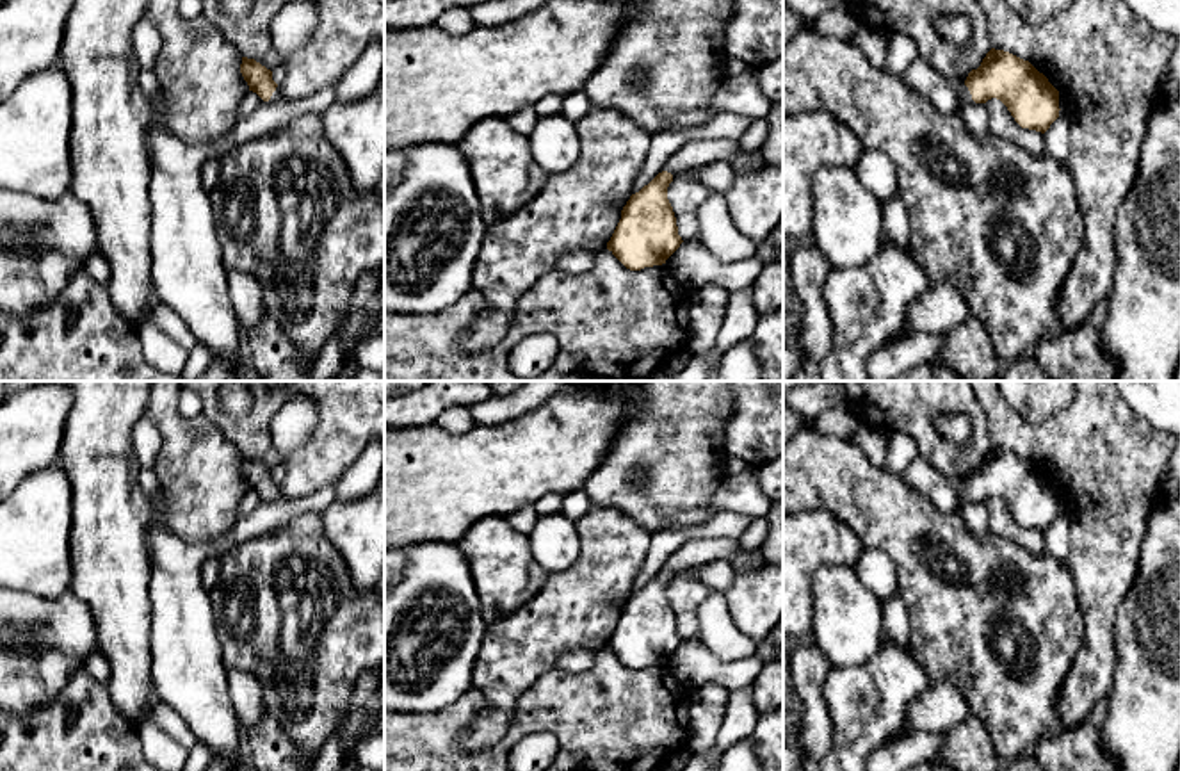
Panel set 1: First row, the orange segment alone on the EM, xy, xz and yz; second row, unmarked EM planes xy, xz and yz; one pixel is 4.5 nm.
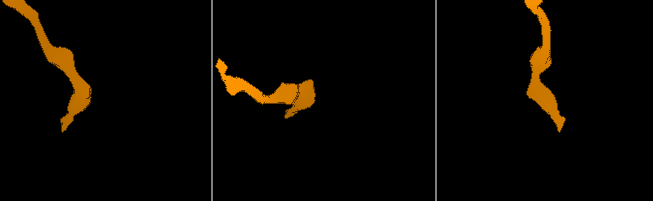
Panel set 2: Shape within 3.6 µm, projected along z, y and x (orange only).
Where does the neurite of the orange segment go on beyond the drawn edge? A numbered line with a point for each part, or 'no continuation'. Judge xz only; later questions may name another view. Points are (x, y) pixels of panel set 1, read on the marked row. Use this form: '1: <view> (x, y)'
1: xz (695, 154)

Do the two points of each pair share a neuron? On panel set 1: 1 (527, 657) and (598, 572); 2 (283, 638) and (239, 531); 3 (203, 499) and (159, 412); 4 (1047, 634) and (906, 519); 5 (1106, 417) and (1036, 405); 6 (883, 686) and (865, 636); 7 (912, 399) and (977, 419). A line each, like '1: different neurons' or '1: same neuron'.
1: same neuron
2: different neurons
3: same neuron
4: same neuron
5: different neurons
6: different neurons
7: same neuron

